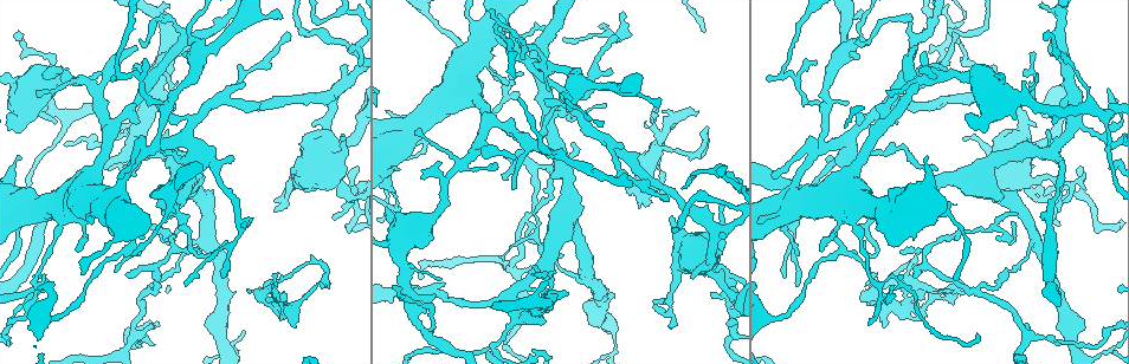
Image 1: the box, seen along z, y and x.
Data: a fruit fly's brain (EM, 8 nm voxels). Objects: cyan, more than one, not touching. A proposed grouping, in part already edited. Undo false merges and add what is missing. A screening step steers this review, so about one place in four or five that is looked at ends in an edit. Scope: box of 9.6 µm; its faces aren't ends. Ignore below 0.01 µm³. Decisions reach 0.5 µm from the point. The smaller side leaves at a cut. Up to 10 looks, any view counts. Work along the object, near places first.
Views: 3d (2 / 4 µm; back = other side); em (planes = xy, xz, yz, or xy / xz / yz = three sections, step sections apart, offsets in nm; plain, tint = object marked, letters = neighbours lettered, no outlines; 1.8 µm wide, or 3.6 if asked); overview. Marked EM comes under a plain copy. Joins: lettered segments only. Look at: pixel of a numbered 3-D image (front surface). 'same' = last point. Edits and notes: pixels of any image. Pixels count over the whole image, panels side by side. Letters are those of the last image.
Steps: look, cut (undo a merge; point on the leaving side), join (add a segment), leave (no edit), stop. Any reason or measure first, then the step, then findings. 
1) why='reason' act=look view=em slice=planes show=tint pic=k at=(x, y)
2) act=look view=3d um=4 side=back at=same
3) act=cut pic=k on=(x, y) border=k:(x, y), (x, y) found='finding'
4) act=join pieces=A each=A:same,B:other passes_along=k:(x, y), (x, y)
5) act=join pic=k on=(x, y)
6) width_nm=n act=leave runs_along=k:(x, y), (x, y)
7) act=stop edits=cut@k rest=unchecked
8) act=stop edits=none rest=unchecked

why='thick end' act=look view=em slice=planes show=letters pic=1 at=(554, 173)

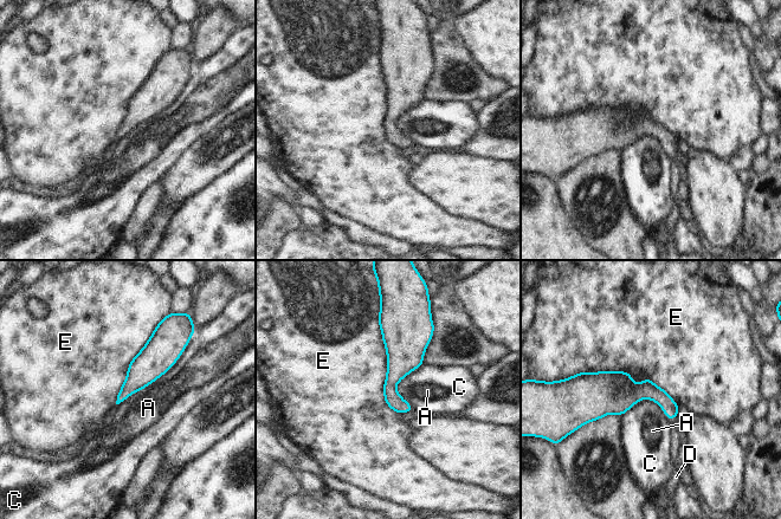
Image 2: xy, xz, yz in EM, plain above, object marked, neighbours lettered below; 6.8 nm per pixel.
act=join pieces=D each=A:other,C:other,D:same,E:other found='the neuron continues'

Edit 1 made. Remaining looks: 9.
why='see it whole again' act=look view=overview

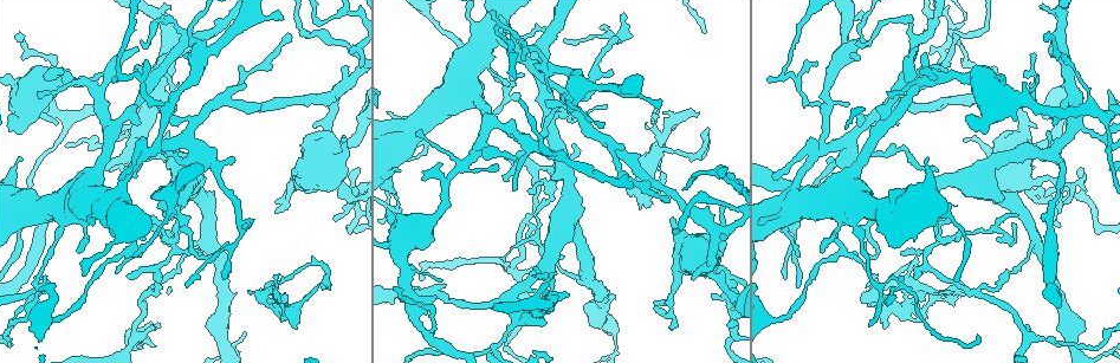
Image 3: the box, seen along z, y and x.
why='an open end' act=look view=3d um=2 pic=3 at=(915, 275)

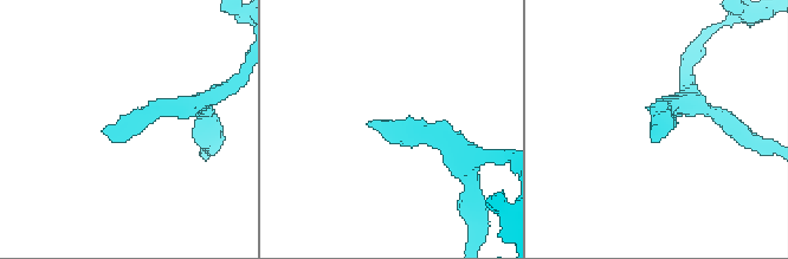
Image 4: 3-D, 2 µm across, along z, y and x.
act=look view=em slice=xy step=16 show=letters pic=4 at=(653, 133)

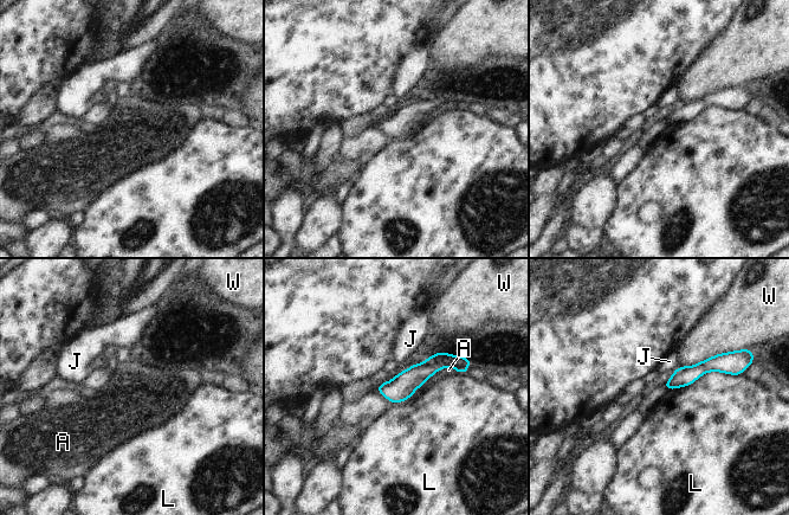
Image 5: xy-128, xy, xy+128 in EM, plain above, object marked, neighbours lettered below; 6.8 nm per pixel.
act=look view=em slice=planes show=letters at=same

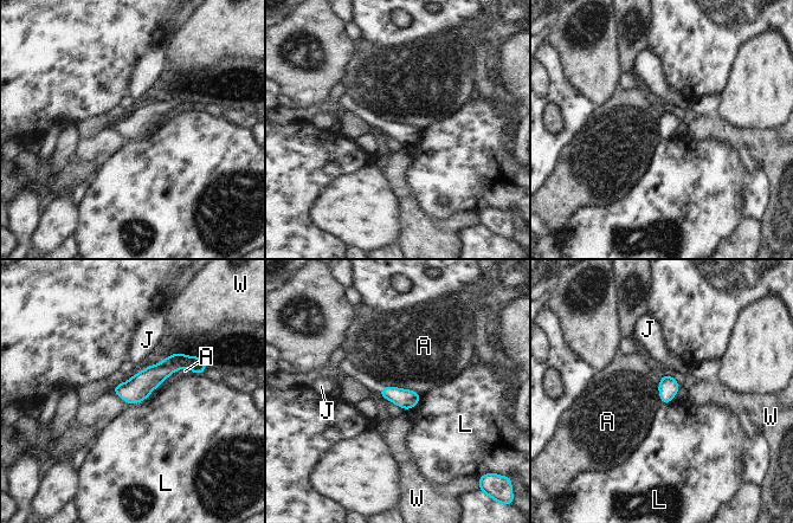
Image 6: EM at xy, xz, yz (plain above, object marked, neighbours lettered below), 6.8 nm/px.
act=leave each=A:other,J:other,L:other,W:other runs_along=6:(199, 367), (174, 362), (117, 391) found='none of them fits'

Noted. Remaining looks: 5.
why='tapers out' act=look view=em slice=yz step=16 show=letters pic=3 at=(798, 254)

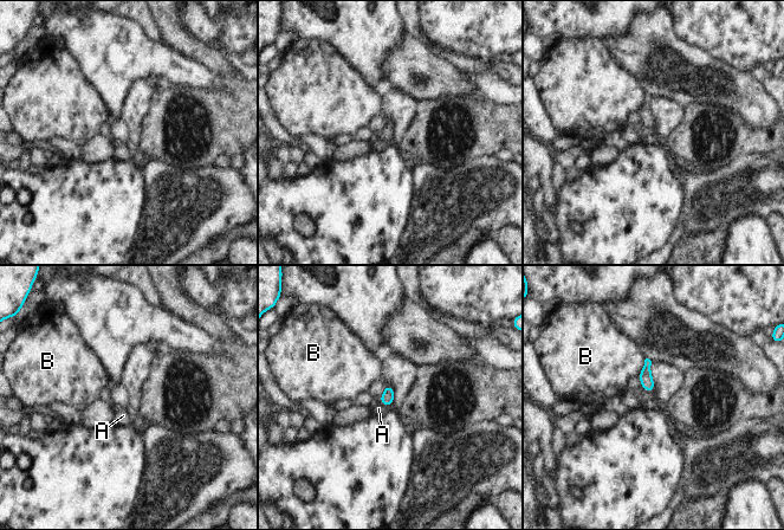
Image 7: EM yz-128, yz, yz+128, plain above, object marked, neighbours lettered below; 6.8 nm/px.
width_nm=70 act=join pieces=A each=A:same,B:other passes_along=7:(387, 398), (383, 404), (378, 408) found='the neuron continues'

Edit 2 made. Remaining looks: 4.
why='see it whole again' act=look view=overview

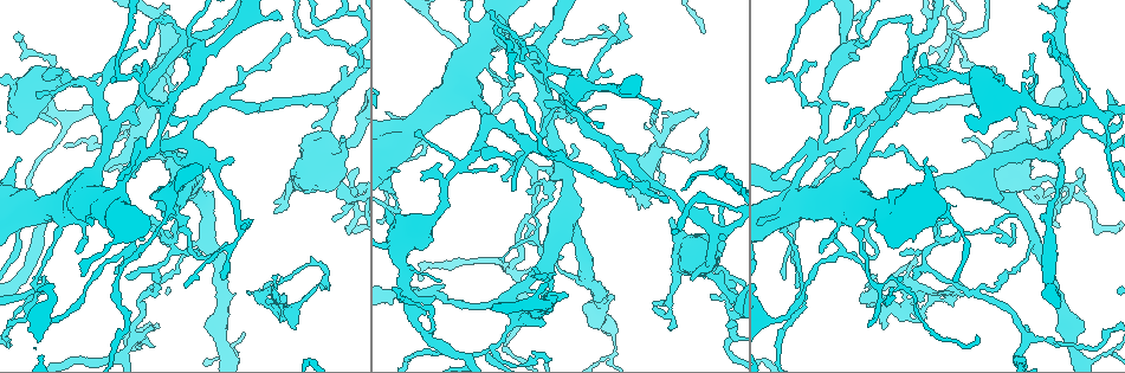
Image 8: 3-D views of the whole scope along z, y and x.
why='tapers out' act=look view=3d um=2 pic=8 at=(246, 228)

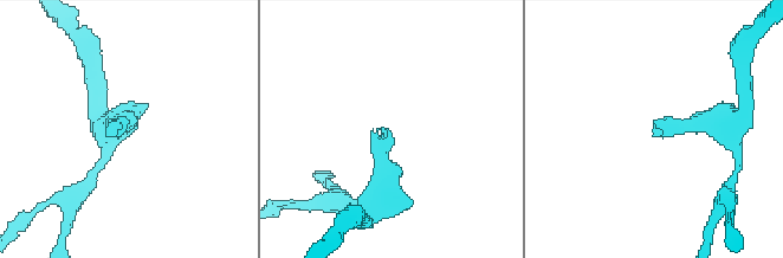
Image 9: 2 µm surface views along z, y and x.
why='now the EM' act=look view=em slice=planes show=letters pic=9 at=(118, 137)

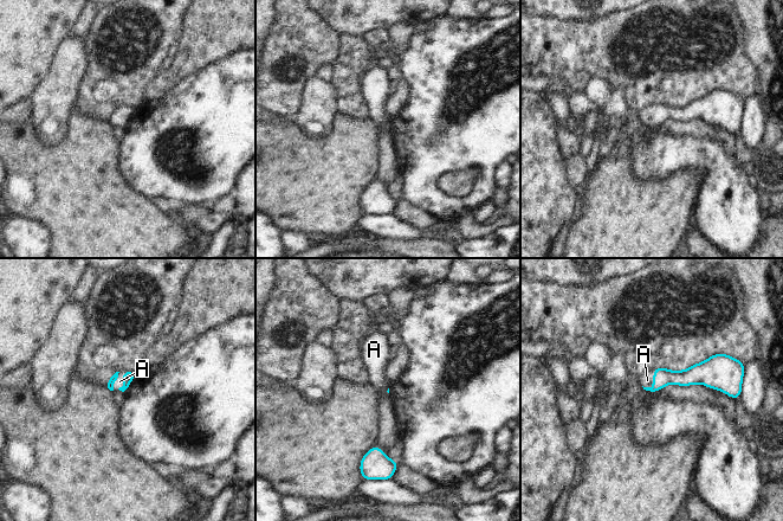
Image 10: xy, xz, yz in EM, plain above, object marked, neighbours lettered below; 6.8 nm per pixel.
act=join pieces=A each=A:same passes_along=10:(662, 377), (654, 381), (647, 380) found='it goes on there'

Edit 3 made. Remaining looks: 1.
act=stop edits=join@2,join@7,join@10 rest=unchecked

